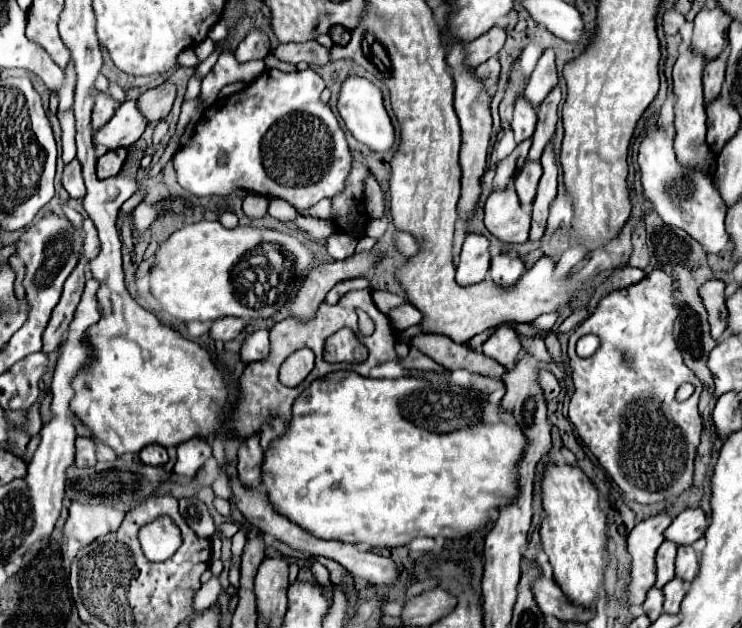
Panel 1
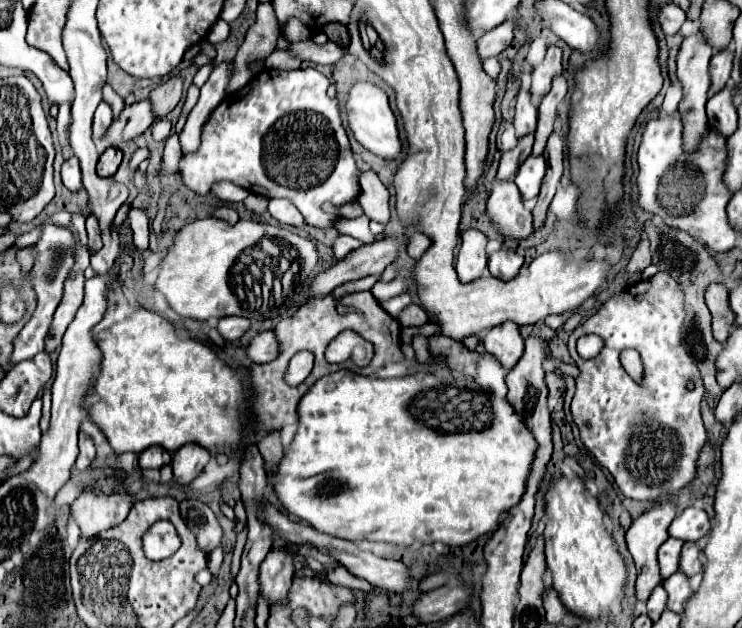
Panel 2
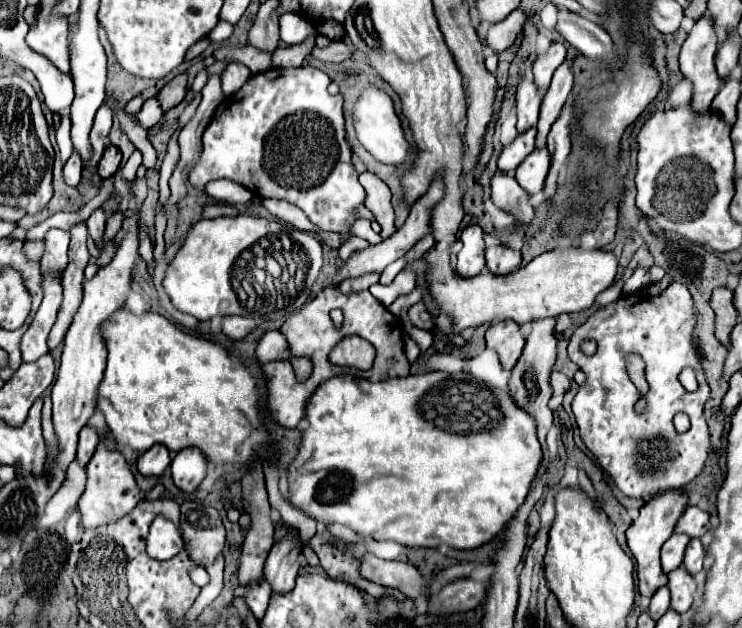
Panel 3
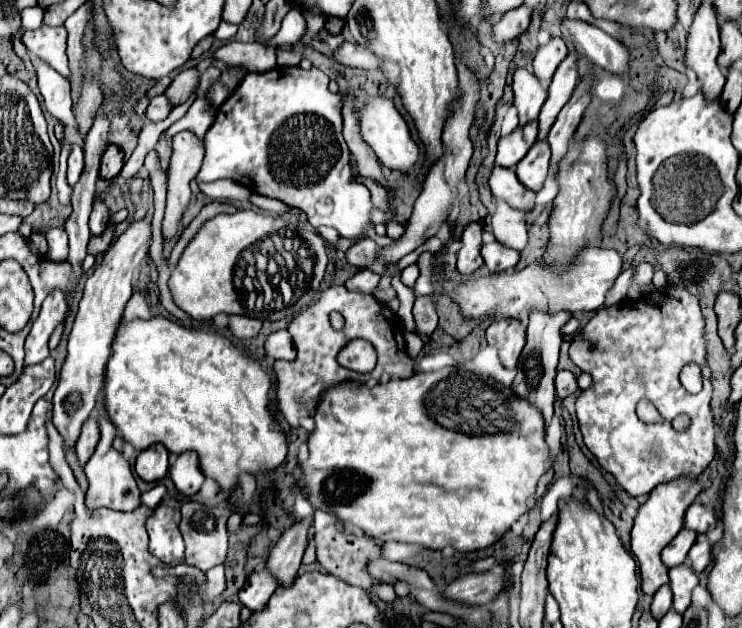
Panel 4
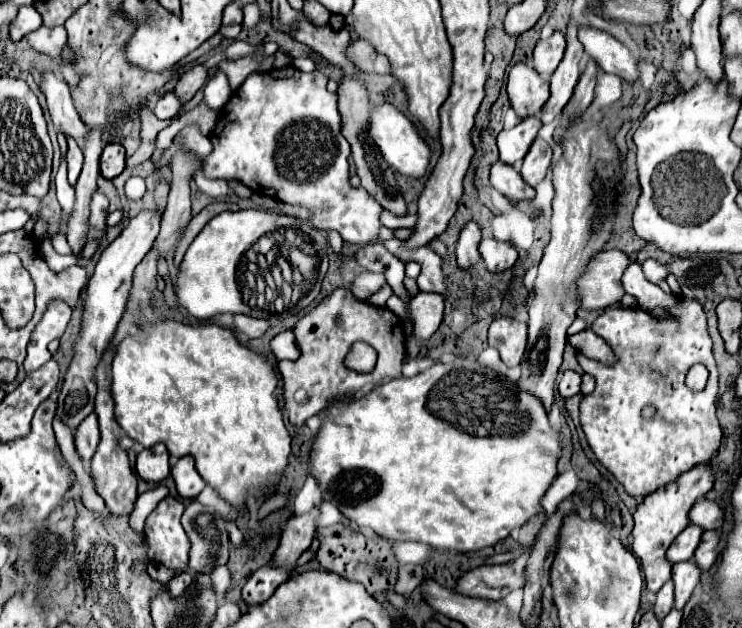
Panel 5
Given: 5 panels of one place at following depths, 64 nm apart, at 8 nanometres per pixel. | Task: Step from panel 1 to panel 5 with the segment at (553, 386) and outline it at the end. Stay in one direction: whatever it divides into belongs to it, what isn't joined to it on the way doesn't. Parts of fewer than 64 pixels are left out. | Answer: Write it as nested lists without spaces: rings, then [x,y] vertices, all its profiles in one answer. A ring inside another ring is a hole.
[[[562,372],[560,380],[558,380],[558,394],[562,398],[570,398],[574,394],[580,392],[580,374],[576,372]]]

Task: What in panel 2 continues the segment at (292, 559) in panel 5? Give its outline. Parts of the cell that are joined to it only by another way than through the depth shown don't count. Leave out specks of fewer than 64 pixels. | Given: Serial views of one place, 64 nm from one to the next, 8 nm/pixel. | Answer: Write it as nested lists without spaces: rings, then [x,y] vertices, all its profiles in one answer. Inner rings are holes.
[[[286,548],[272,550],[260,564],[260,574],[258,574],[260,596],[264,596],[270,606],[284,604],[292,578],[294,578],[292,554]]]

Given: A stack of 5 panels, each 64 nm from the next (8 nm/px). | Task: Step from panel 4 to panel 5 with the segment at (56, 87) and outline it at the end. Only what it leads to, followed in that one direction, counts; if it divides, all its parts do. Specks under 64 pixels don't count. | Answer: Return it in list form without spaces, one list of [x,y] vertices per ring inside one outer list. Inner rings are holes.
[[[44,70],[40,90],[46,96],[46,104],[48,104],[48,112],[52,116],[52,122],[58,126],[60,132],[74,138],[78,142],[78,146],[82,146],[88,128],[80,120],[80,116],[72,104],[68,84],[62,78],[58,80],[54,72]]]

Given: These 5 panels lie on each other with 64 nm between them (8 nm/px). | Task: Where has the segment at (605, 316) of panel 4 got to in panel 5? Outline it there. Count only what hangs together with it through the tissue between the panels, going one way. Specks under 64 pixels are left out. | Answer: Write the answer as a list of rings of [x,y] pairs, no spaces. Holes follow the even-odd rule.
[[[680,296],[678,314],[668,314],[664,318],[652,316],[648,310],[610,306],[606,308],[594,322],[592,330],[604,338],[604,342],[612,348],[616,362],[602,364],[576,352],[576,360],[580,368],[596,378],[596,388],[592,394],[586,394],[580,402],[580,424],[586,434],[586,440],[598,458],[598,462],[614,474],[614,478],[624,486],[624,490],[634,498],[644,498],[652,494],[656,488],[676,480],[676,476],[688,472],[698,464],[708,464],[718,452],[722,440],[722,428],[716,418],[716,398],[718,398],[718,368],[712,356],[712,340],[706,330],[706,314],[698,300],[690,300]],[[692,364],[704,364],[710,372],[706,388],[702,392],[692,392],[684,384],[684,376]],[[652,404],[658,410],[654,420],[644,420],[640,416],[642,408]]]

